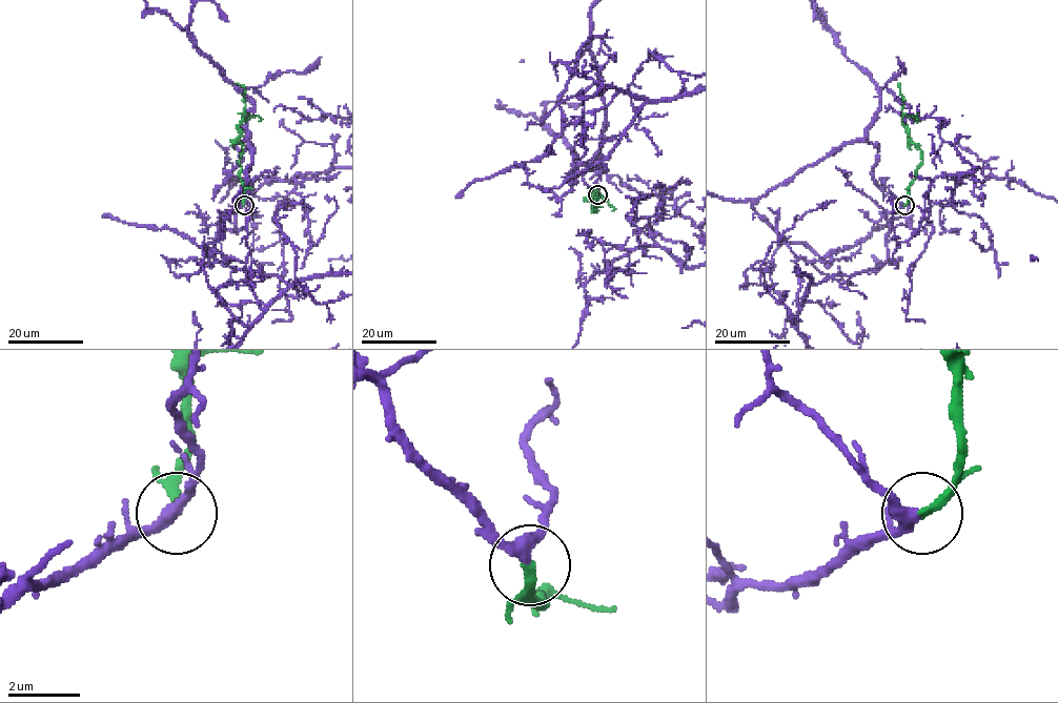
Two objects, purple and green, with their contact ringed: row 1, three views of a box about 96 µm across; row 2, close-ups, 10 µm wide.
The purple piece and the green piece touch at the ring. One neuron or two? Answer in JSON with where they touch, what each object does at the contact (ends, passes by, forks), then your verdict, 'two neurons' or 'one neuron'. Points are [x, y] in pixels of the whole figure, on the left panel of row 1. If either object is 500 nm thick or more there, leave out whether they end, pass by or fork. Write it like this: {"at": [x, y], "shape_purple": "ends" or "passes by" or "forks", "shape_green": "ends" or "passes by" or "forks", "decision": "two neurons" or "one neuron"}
{"at": [244, 205], "shape_purple": "passes by", "shape_green": "ends", "decision": "one neuron"}

